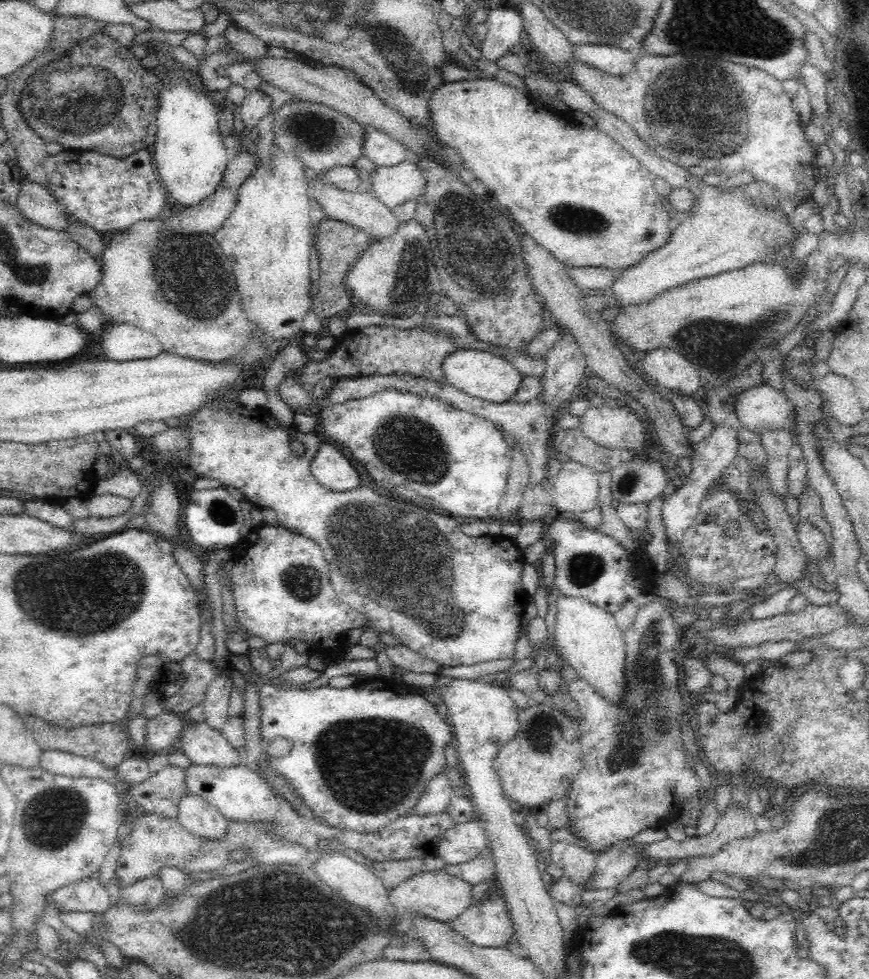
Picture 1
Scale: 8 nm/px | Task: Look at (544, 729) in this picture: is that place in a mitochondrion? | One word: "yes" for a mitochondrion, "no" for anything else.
yes

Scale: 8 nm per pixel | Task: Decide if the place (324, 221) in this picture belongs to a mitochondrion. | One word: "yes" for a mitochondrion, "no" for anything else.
no

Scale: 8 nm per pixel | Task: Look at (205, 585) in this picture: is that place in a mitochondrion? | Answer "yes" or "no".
no

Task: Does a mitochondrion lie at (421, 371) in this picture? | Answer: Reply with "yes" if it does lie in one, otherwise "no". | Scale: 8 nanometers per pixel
no

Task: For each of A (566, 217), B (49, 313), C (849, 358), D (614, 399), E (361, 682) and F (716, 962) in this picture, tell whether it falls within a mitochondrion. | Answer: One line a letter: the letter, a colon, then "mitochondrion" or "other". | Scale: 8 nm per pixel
A: mitochondrion
B: other
C: other
D: other
E: other
F: mitochondrion

